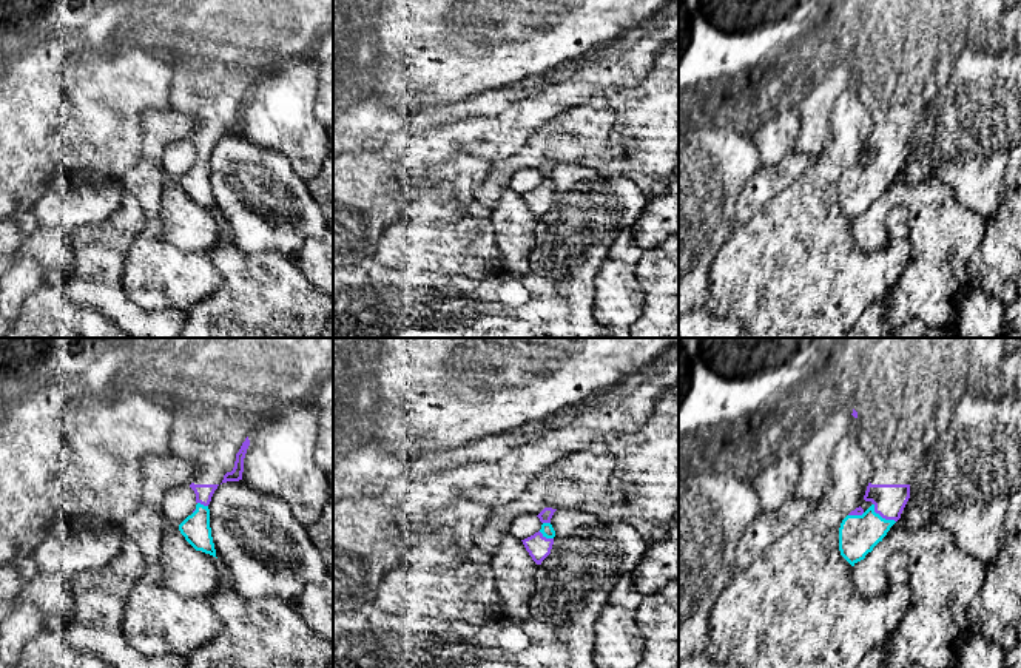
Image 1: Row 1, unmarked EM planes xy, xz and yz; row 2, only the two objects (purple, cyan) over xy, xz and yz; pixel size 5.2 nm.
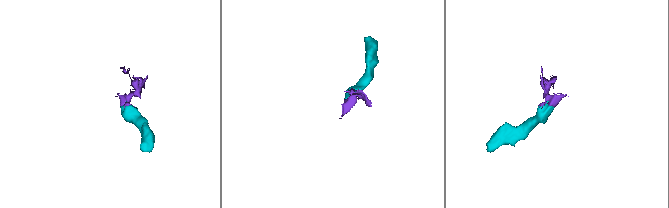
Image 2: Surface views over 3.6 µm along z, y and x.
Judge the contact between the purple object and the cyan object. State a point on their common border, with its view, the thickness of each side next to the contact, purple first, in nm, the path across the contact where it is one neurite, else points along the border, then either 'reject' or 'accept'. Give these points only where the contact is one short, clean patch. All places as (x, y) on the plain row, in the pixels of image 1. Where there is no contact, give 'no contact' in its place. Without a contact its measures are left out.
yz (881, 170) | 170/200 nm | across yz (889, 155), (881, 170), (858, 188) | accept

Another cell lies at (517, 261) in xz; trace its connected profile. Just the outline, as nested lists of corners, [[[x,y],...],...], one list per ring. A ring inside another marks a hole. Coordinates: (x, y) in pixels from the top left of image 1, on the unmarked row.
[[[504,191],[490,208],[489,219],[503,272],[526,275],[531,267],[538,219],[532,214],[523,196],[515,191]]]

